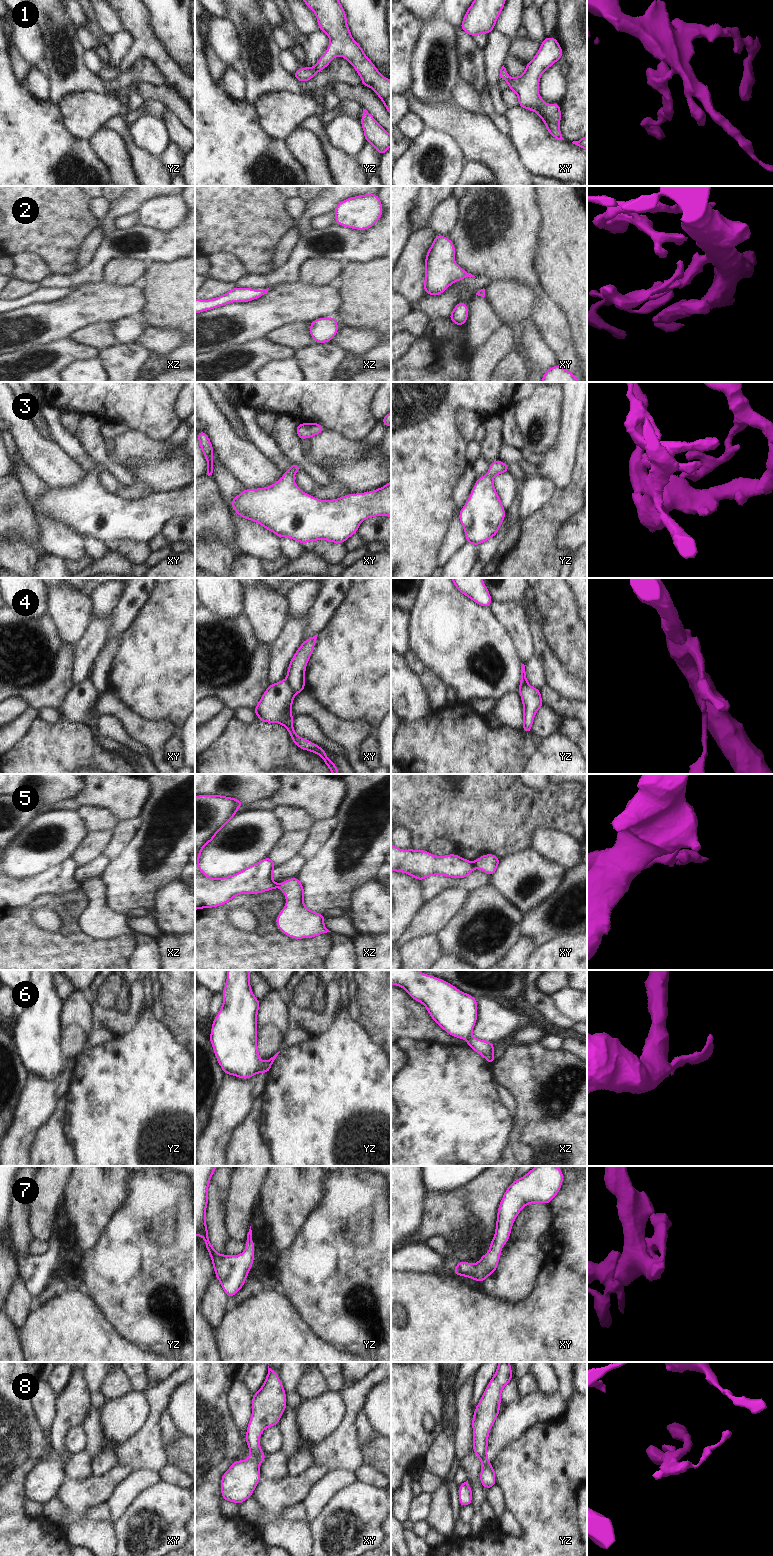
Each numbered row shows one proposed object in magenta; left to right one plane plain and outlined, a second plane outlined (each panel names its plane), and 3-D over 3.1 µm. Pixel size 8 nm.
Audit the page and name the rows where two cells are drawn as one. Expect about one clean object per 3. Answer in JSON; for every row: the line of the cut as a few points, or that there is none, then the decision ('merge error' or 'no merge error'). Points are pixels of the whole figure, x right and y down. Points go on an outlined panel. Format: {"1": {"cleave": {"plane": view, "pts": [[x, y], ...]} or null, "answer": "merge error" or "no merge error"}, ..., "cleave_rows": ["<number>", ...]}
{"1": {"cleave": null, "answer": "no merge error"}, "2": {"cleave": null, "answer": "no merge error"}, "3": {"cleave": null, "answer": "no merge error"}, "4": {"cleave": {"plane": "xy", "pts": [[285, 681], [295, 694]]}, "answer": "merge error"}, "5": {"cleave": {"plane": "xy", "pts": [[473, 862], [476, 867]]}, "answer": "merge error"}, "6": {"cleave": {"plane": "yz", "pts": [[261, 1062], [261, 1070], [259, 1072]]}, "answer": "merge error"}, "7": {"cleave": null, "answer": "no merge error"}, "8": {"cleave": {"plane": "xy", "pts": [[251, 1453], [258, 1465]]}, "answer": "merge error"}, "cleave_rows": ["4", "5", "6", "8"]}

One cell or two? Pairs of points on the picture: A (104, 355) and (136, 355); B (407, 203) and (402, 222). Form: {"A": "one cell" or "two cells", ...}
{"A": "one cell", "B": "one cell"}

